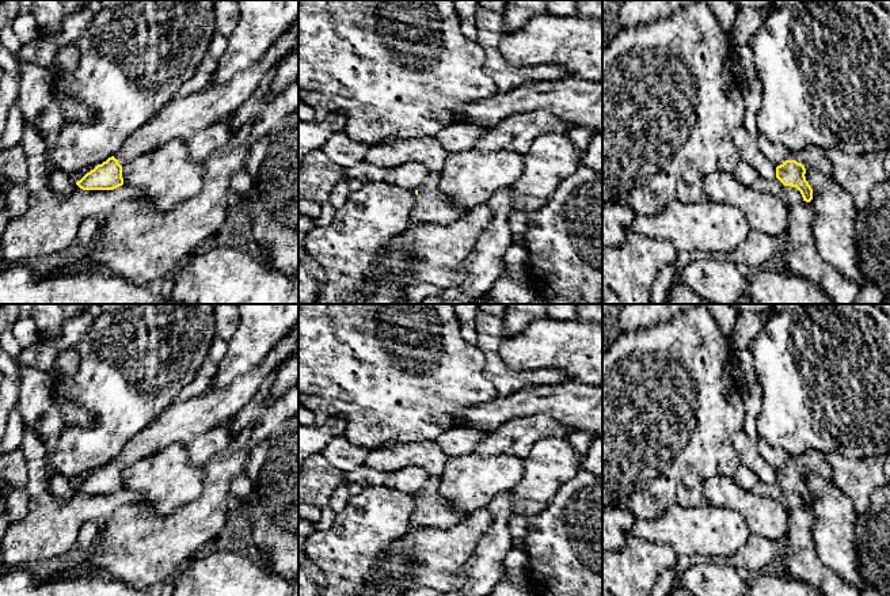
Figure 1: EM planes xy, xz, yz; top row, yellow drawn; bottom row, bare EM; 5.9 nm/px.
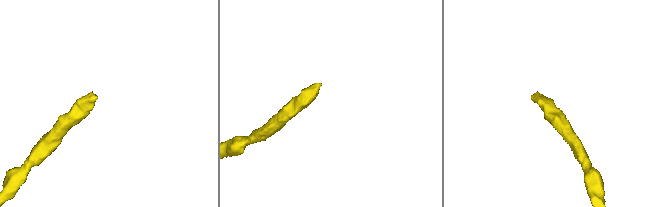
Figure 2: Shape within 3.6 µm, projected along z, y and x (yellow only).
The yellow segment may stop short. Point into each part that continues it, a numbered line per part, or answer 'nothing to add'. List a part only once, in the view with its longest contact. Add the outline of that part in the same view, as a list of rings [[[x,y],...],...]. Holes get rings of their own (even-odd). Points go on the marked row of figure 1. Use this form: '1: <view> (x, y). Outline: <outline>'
1: yz (813, 158). Outline: [[[817,145],[806,147],[800,151],[788,151],[786,160],[802,163],[806,171],[819,171],[826,176],[832,176],[833,174],[832,164],[828,162],[825,151]]]

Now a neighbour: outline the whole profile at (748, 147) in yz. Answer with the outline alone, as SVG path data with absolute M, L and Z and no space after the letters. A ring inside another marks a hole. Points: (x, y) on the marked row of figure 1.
M743 125L734 130L734 143L741 160L748 162L764 179L776 178L776 166L761 152L756 137L750 136Z

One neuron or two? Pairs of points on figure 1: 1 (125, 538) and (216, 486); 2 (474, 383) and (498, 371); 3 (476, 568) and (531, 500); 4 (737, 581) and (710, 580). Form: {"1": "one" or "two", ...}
{"1": "one", "2": "two", "3": "two", "4": "one"}

